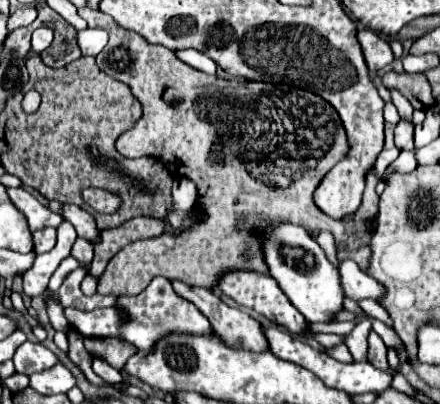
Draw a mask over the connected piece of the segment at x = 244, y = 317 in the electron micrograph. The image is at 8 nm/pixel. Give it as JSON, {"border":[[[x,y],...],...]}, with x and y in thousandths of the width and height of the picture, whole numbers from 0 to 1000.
{"border":[[[391,696],[391,705],[395,705],[395,720],[400,720],[409,735],[427,740],[432,750],[441,750],[441,755],[455,765],[455,775],[477,795],[477,809],[482,809],[482,814],[495,824],[495,834],[500,834],[505,844],[514,844],[523,859],[532,859],[532,864],[564,864],[564,869],[609,869],[609,849],[605,849],[600,824],[595,824],[595,804],[591,804],[582,790],[573,790],[564,775],[555,775],[555,770],[545,770],[545,765],[518,760],[514,750],[500,745],[500,735],[495,735],[482,715],[427,710],[427,705],[418,705],[414,696]]]}

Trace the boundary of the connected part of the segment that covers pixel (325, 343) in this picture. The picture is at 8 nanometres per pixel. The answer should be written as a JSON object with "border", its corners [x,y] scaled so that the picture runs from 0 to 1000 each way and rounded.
{"border":[[[718,824],[709,839],[718,849],[727,849],[732,859],[755,859],[755,854],[768,854],[768,849],[782,844],[777,829],[755,829],[755,824]]]}

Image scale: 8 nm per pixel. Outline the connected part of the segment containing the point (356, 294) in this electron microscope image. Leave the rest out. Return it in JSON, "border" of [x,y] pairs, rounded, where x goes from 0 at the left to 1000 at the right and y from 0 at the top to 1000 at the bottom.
{"border":[[[782,641],[773,646],[773,691],[782,725],[795,740],[850,740],[864,745],[873,715],[864,700],[855,700],[845,686],[836,686],[805,646]]]}

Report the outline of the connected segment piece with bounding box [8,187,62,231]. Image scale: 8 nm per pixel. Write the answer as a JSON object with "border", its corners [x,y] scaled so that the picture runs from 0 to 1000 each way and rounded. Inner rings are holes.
{"border":[[[41,463],[41,468],[18,468],[18,483],[27,493],[27,502],[59,532],[68,572],[82,567],[100,567],[100,562],[123,562],[132,552],[141,552],[141,537],[123,522],[114,522],[105,507],[95,507],[77,483],[68,483],[59,468]]]}

